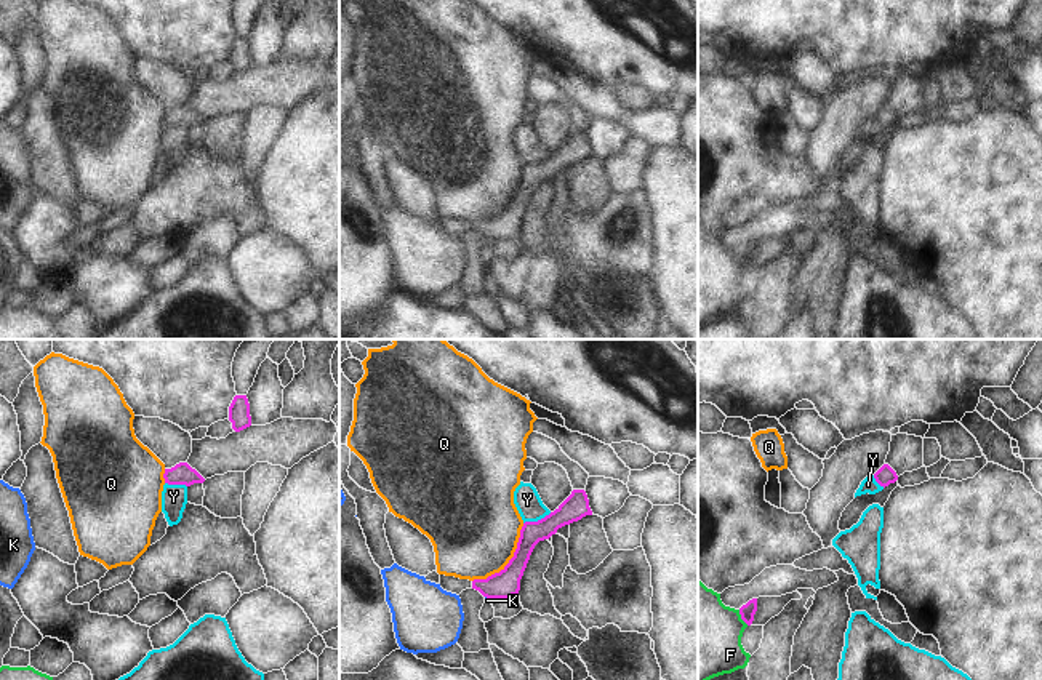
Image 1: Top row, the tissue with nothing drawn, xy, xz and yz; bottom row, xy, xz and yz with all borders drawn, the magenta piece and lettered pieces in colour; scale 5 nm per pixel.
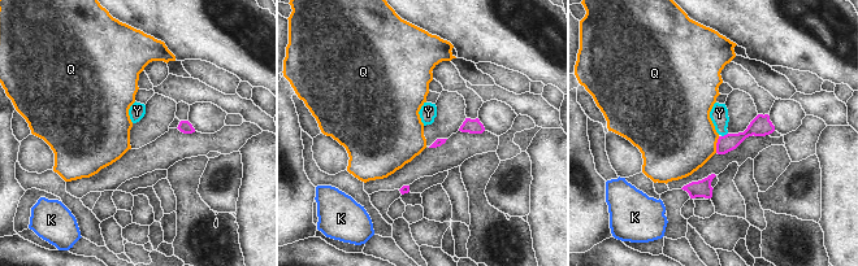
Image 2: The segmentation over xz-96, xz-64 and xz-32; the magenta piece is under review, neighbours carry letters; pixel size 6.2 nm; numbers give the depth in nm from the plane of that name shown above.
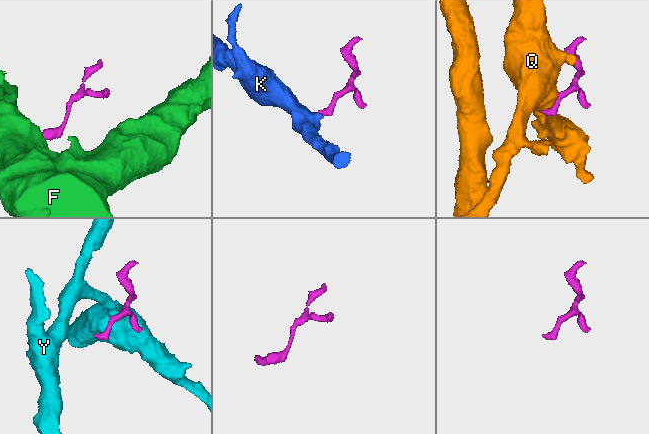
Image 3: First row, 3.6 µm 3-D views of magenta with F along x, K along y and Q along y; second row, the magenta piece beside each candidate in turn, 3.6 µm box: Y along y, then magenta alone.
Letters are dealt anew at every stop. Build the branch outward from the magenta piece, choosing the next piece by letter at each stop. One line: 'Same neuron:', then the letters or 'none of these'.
Same neuron: none of these

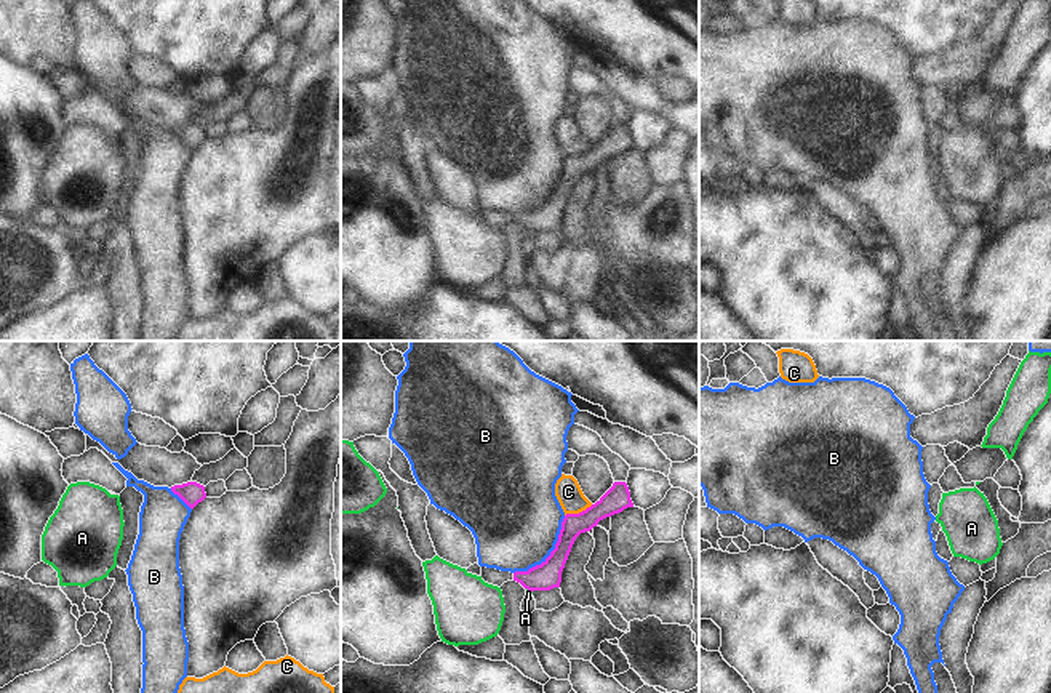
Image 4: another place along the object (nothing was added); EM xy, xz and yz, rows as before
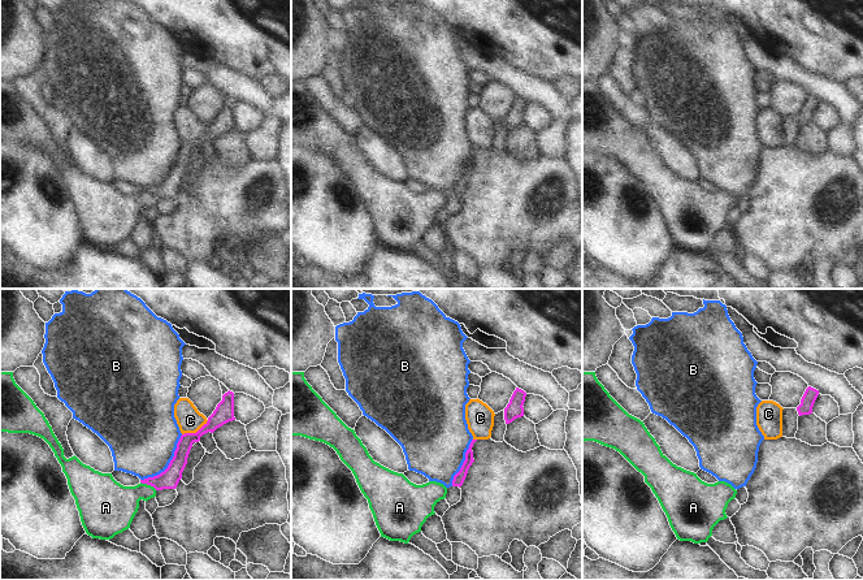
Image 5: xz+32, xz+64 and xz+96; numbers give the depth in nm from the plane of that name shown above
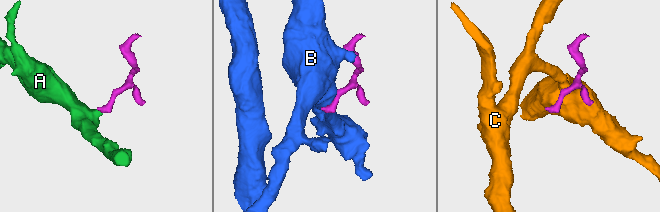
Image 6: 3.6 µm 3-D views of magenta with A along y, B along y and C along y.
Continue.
Same neuron: none of these

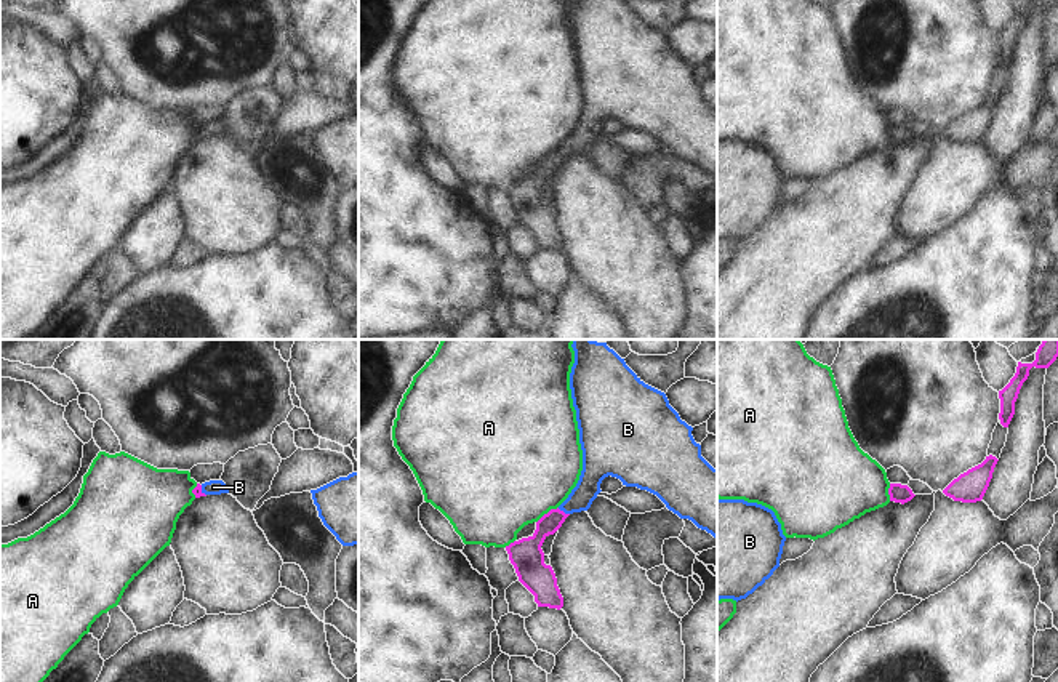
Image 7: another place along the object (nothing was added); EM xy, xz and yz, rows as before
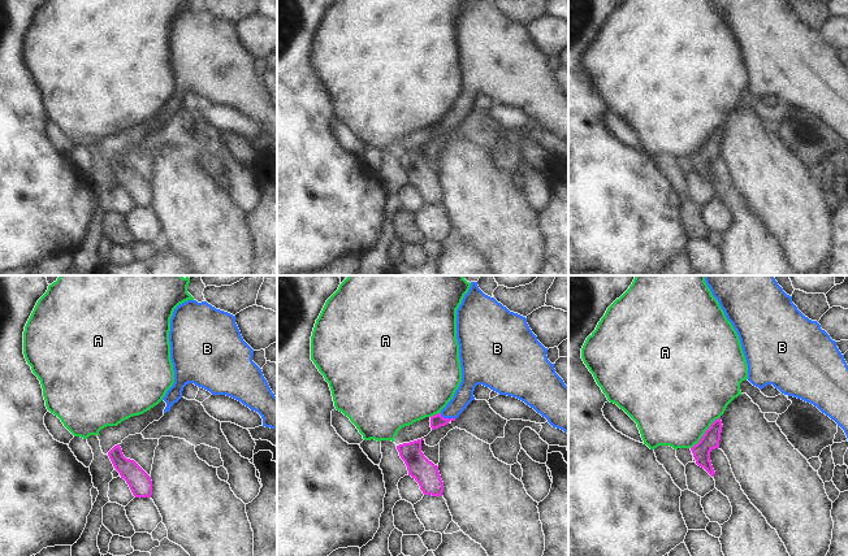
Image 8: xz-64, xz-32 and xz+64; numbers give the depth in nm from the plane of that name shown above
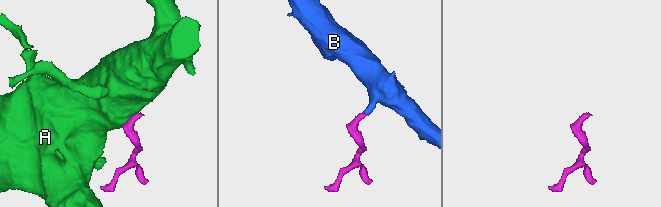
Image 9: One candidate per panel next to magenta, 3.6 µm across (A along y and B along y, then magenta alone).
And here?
Same neuron: B

